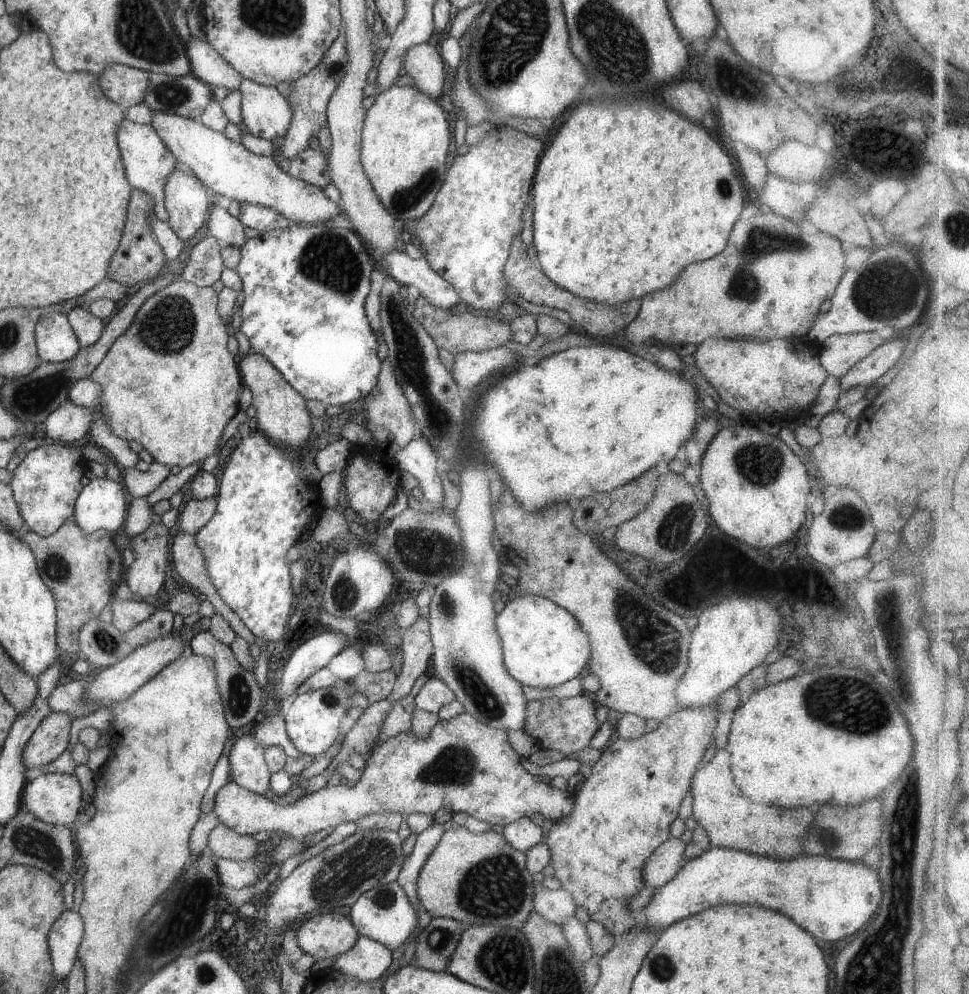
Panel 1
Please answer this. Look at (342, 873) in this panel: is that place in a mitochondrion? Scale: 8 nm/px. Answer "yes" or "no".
yes

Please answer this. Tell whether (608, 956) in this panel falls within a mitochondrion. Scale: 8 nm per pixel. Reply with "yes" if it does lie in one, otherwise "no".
no

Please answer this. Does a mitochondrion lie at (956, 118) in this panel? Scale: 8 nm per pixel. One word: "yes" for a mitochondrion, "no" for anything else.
no

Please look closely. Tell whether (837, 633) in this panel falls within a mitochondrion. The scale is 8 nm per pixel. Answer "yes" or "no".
no

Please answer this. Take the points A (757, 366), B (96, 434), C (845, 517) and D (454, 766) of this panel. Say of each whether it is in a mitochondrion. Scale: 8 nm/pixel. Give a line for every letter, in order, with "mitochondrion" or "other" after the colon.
A: other
B: other
C: mitochondrion
D: mitochondrion

